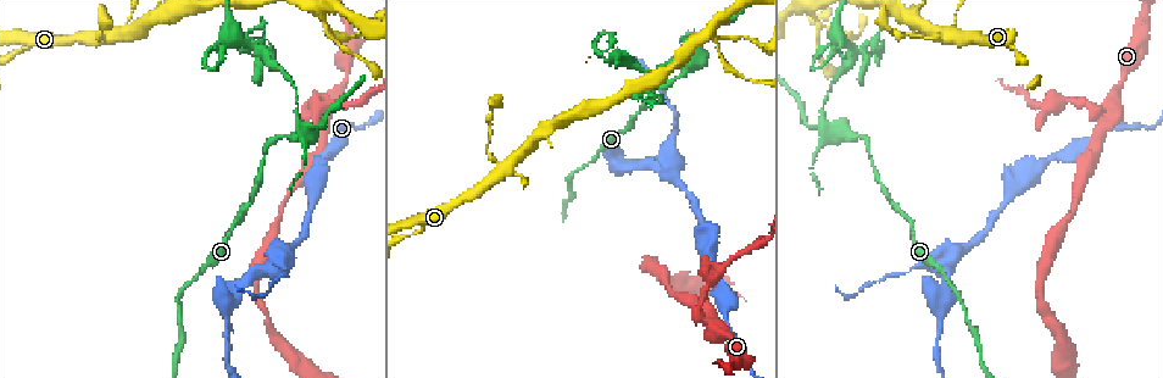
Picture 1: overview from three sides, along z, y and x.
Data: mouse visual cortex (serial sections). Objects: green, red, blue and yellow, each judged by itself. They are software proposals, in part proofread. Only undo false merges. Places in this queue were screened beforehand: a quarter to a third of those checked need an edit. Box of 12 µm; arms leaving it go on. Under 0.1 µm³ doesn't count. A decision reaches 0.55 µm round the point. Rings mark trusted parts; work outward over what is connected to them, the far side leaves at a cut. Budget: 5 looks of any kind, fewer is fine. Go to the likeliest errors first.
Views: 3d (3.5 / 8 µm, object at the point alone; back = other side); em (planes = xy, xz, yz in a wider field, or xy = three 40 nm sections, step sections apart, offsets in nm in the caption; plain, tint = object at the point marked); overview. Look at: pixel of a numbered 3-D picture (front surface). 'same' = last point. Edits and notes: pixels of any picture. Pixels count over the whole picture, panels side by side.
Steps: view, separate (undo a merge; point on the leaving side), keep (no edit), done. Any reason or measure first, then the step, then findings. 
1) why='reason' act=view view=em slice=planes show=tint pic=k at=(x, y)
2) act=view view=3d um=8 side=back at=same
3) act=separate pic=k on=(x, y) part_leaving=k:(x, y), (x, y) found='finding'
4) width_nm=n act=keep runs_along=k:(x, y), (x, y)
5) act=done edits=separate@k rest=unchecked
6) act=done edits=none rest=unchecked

why='arms part here' act=view view=3d um=3.5 pic=1 at=(711, 285)

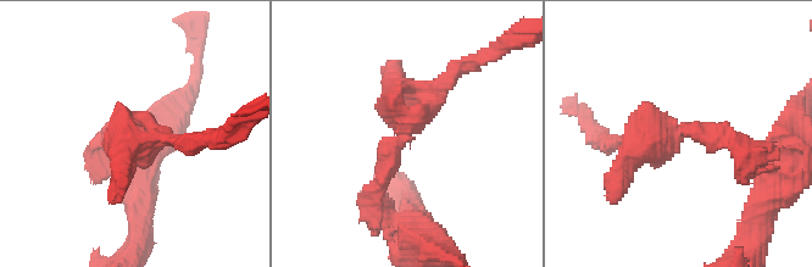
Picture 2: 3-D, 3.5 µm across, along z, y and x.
act=view view=em slice=xy step=3 show=plain pic=2 at=(677, 129)

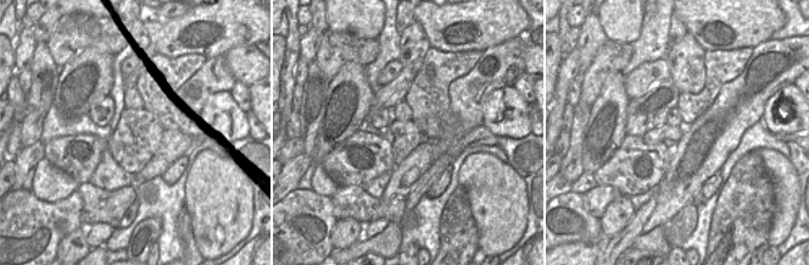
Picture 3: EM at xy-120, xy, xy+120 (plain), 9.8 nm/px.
why='with the object marked' act=view view=em slice=xy step=3 show=tint at=same

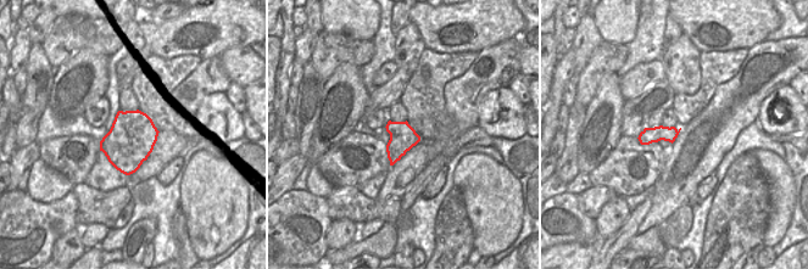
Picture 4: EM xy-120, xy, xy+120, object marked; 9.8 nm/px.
act=keep found='continuous, no second cell'

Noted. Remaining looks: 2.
why='side arm on a straight run' act=view view=3d um=3.5 pic=1 at=(826, 130)

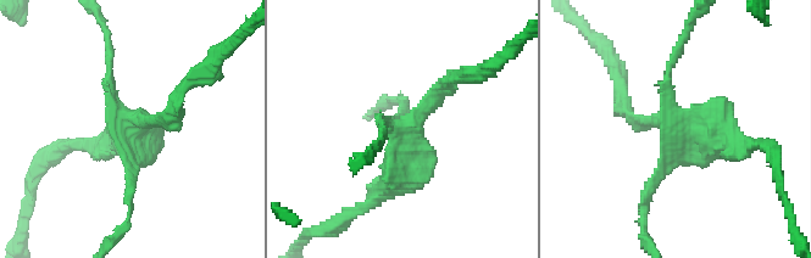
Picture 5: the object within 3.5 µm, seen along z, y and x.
act=view view=em slice=planes show=tint pic=5 at=(126, 123)

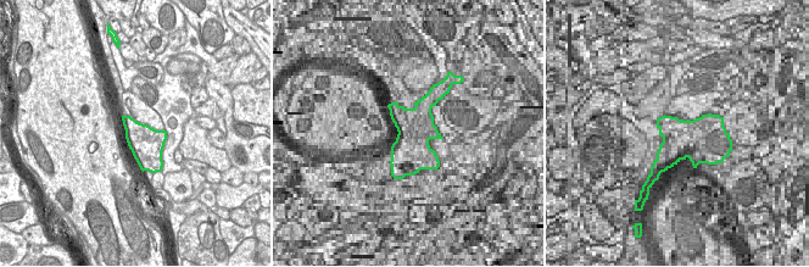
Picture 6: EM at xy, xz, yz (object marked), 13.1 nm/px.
width_nm=440 act=separate pic=5 on=(649, 191) part_leaving=5:(671, 113), (667, 68), (689, 27) found='two cells meet here'

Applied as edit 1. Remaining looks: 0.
act=done edits=separate@5 rest=unchecked

